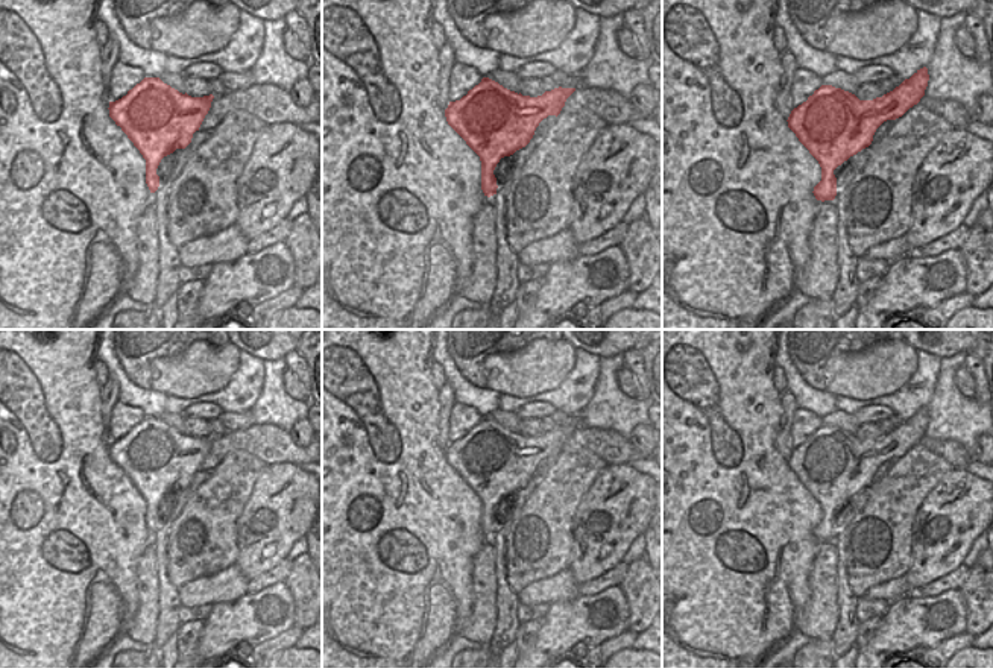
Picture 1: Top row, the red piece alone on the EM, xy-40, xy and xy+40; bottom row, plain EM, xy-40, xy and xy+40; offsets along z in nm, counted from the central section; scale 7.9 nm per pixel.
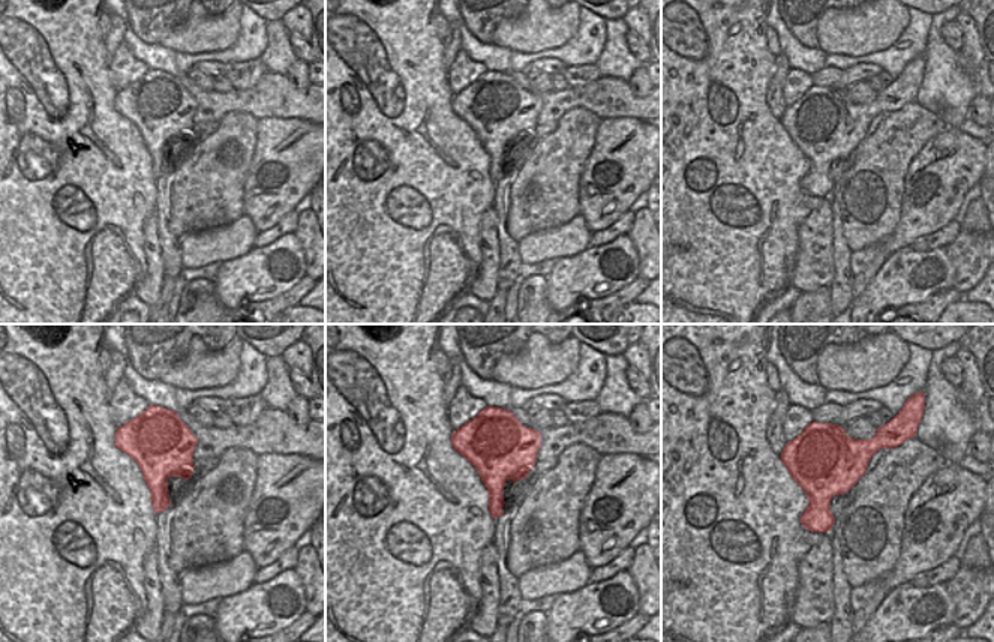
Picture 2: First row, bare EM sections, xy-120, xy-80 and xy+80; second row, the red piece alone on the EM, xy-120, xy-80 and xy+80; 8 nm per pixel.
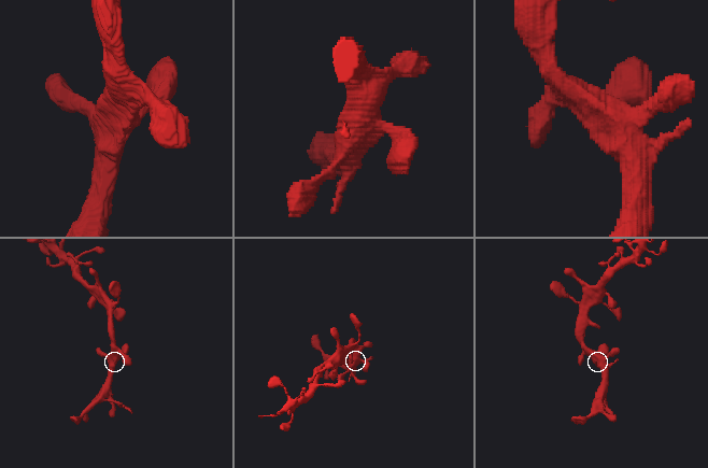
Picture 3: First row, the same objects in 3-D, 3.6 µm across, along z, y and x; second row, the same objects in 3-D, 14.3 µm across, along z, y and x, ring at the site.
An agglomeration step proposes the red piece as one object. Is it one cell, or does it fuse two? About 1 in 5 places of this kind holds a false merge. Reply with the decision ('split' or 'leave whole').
leave whole

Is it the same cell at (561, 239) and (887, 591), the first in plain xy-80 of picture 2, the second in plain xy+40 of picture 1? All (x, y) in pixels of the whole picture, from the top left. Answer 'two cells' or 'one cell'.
one cell

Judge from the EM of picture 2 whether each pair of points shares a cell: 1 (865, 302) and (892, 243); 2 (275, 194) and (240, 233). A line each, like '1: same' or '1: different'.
1: different
2: different

